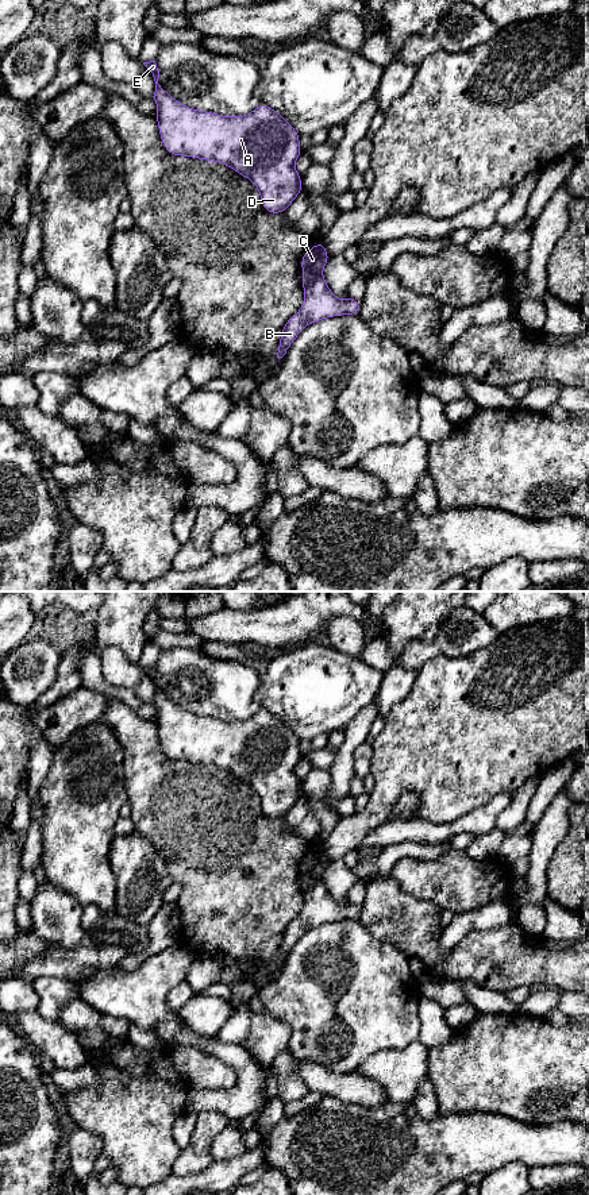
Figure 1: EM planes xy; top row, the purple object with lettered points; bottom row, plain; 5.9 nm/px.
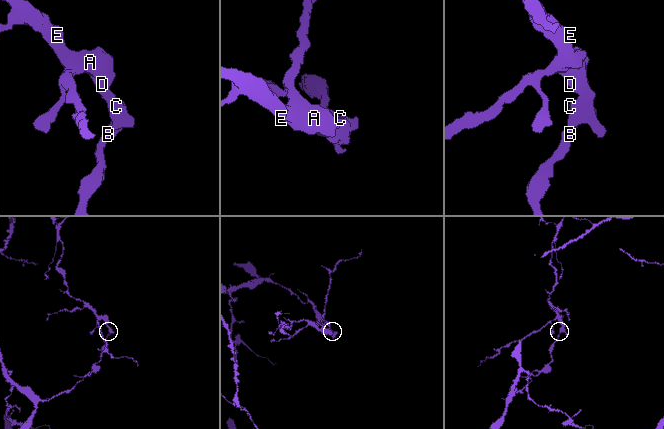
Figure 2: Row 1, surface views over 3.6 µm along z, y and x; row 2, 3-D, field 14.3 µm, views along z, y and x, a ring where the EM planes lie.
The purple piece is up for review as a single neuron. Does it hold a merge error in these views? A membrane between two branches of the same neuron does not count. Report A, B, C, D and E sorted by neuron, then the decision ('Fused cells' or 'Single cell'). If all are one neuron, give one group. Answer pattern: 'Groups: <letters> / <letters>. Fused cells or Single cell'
Groups: A B C D E. Single cell

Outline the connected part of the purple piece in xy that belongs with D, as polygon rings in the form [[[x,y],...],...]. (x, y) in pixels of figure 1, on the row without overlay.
[[[155,666],[143,670],[155,686],[155,724],[168,758],[227,770],[257,791],[269,818],[285,817],[303,795],[294,774],[303,758],[299,737],[265,708],[245,721],[189,713],[158,689]]]

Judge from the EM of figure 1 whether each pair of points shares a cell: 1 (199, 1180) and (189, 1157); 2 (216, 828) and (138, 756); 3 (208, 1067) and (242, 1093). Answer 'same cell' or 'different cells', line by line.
1: different cells
2: same cell
3: different cells

